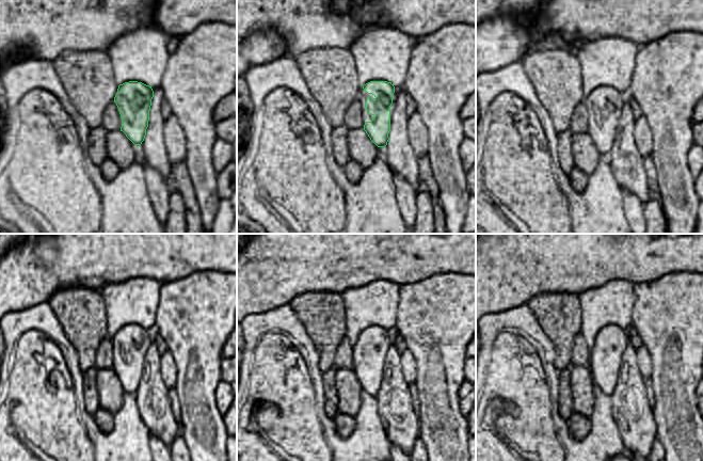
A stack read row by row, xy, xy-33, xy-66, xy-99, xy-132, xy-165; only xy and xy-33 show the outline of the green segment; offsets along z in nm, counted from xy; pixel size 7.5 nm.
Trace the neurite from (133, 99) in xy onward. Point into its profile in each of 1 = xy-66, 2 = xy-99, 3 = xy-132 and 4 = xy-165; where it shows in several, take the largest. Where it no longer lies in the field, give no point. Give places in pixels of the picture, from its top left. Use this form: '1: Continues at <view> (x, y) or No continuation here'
1: Continues at xy-66 (605, 99)
2: Continues at xy-99 (132, 337)
3: Continues at xy-132 (374, 338)
4: Continues at xy-165 (612, 338).

